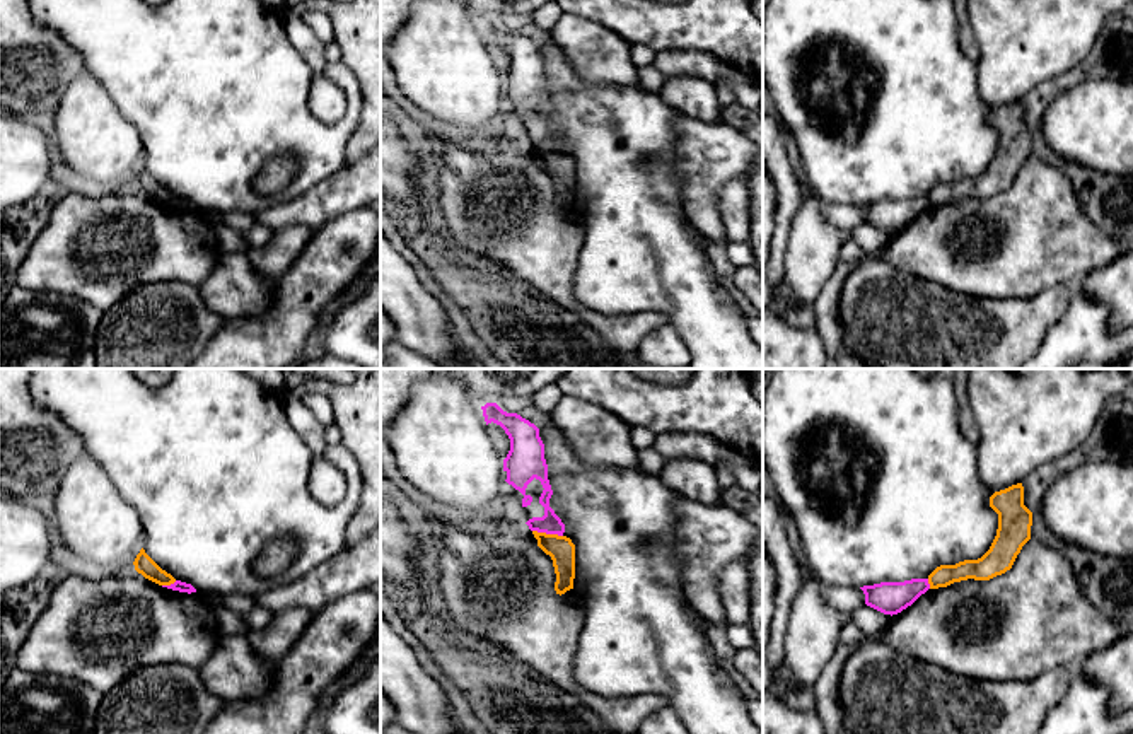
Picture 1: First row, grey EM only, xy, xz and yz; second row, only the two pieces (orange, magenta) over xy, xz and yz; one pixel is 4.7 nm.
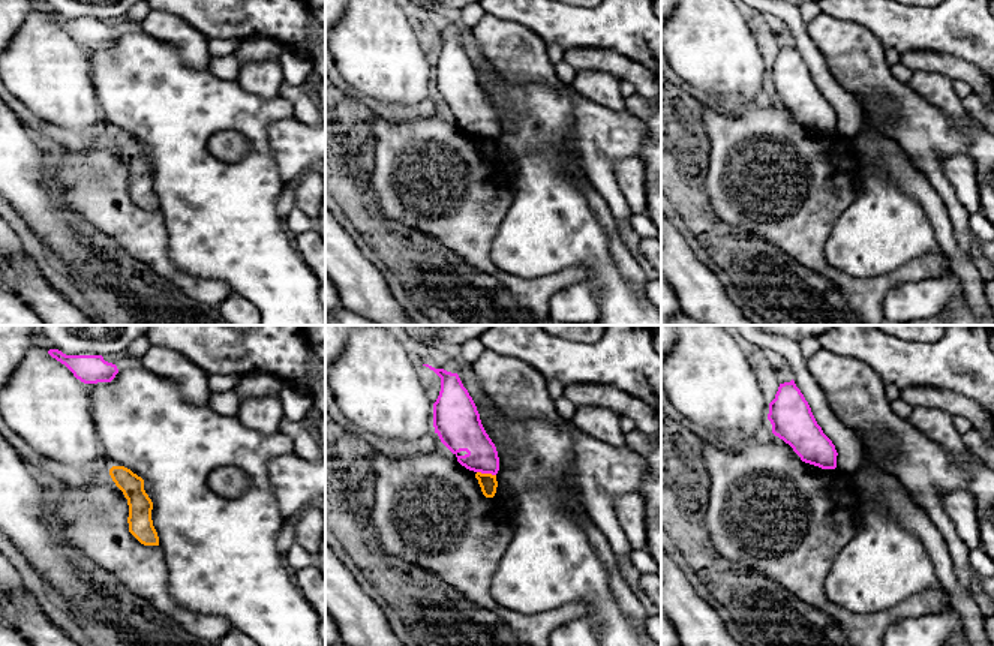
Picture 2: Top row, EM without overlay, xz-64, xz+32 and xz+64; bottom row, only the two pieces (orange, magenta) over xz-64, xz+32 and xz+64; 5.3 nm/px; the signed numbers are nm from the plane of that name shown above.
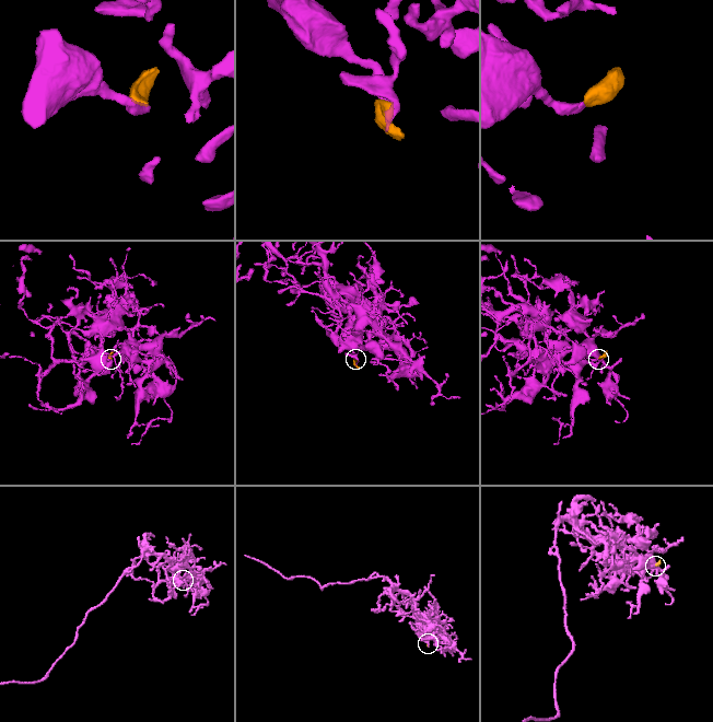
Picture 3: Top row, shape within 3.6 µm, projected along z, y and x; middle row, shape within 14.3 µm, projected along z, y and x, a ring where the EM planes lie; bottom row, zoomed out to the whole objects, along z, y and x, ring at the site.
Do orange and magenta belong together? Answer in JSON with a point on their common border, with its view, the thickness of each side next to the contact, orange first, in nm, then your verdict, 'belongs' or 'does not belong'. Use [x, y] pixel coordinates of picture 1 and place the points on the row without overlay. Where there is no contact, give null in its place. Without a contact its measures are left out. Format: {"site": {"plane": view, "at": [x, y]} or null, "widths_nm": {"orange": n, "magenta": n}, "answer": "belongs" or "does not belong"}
{"site": {"plane": "xz", "at": [548, 152]}, "widths_nm": {"orange": 120, "magenta": 100}, "answer": "does not belong"}

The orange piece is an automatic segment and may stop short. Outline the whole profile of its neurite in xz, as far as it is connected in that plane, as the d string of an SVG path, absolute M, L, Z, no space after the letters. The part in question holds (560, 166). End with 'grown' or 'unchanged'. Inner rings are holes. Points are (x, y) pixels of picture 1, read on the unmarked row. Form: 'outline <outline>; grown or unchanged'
outline M532 149L534 155L537 157L537 164L551 174L556 200L555 208L556 212L565 212L566 208L573 207L575 196L575 162L566 154L558 152L546 152Z; unchanged

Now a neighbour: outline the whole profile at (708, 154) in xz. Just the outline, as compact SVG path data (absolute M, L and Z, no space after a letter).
M681 114L676 121L676 172L691 225L706 239L725 244L718 193L730 181L746 179L763 162L763 149L725 123L705 123Z

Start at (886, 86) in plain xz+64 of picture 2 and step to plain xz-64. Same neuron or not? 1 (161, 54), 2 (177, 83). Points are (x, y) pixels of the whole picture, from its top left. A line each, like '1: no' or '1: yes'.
1: no
2: no

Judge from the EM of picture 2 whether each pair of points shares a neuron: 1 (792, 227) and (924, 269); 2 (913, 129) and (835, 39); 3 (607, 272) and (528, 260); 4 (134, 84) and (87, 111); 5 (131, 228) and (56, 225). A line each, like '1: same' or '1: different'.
1: same
2: same
3: same
4: different
5: different

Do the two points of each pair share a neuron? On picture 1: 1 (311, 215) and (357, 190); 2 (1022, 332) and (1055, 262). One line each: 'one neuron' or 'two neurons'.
1: one neuron
2: two neurons

